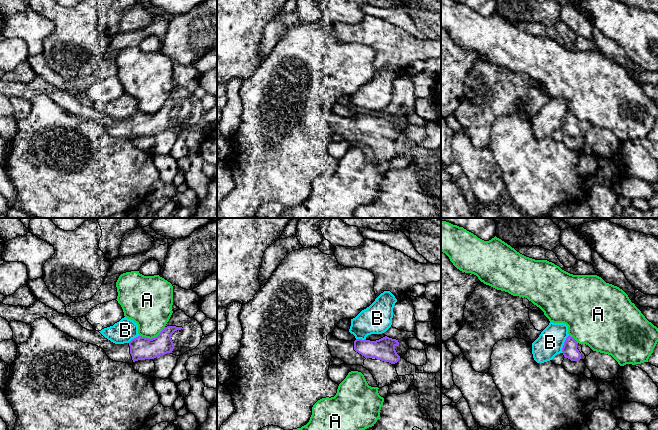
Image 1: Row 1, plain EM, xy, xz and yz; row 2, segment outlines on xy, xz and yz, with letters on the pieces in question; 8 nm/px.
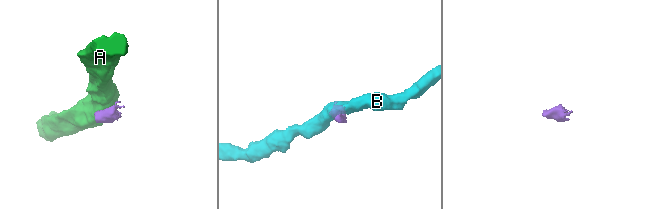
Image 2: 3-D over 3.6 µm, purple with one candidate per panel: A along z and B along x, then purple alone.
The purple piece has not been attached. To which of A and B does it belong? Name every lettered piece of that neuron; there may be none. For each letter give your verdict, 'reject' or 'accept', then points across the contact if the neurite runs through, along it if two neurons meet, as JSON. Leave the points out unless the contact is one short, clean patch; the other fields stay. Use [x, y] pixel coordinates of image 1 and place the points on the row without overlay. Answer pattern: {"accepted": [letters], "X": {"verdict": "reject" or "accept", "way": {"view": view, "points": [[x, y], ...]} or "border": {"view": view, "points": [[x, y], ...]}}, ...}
{"accepted": [], "A": {"verdict": "reject", "border": {"view": "xy", "points": [[165, 103], [154, 113], [145, 114], [139, 112]]}}, "B": {"verdict": "reject", "border": {"view": "yz", "points": [[568, 111], [562, 128]]}}}

